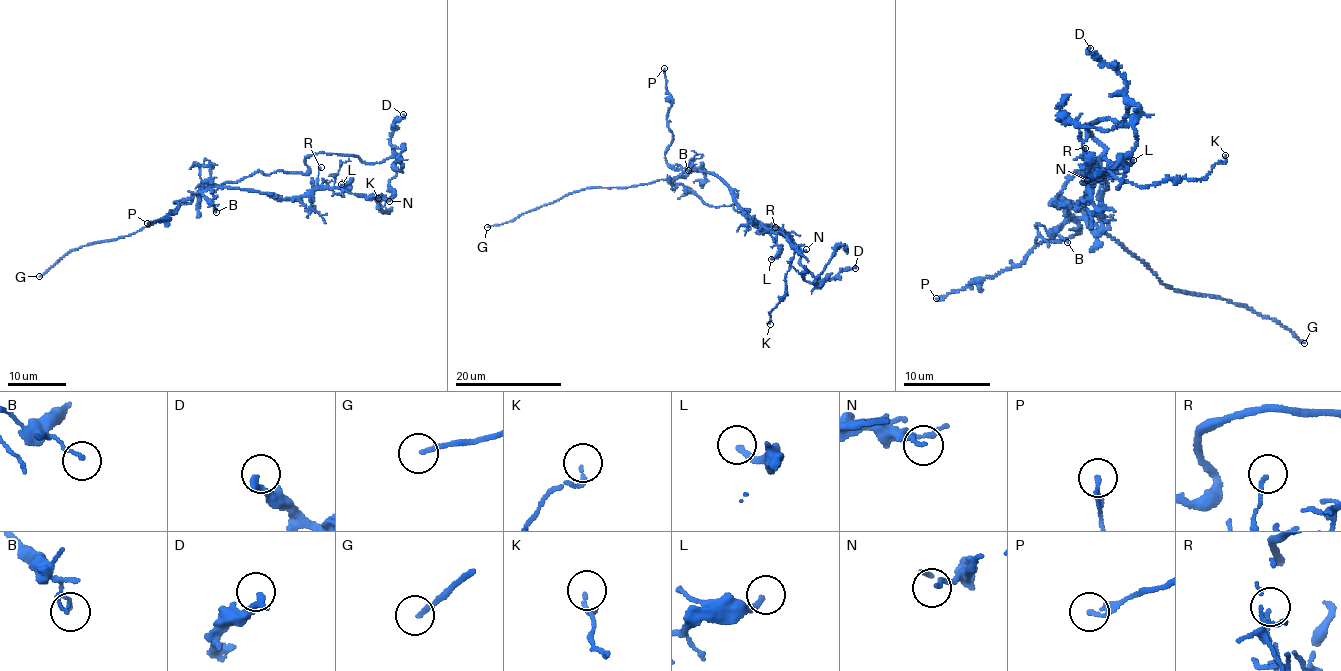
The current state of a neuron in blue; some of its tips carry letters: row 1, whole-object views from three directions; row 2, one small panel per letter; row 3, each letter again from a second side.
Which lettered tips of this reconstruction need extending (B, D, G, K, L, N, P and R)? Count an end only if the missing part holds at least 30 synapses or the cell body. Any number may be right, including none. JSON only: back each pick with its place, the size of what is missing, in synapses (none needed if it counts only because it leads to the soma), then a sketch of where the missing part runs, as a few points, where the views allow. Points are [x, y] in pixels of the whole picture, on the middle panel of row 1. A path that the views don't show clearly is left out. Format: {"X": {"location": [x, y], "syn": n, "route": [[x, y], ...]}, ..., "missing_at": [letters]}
{"G": {"location": [487, 227], "route": [[487, 227], [473, 238], [464, 250], [461, 264]]}, "missing_at": ["G"]}

